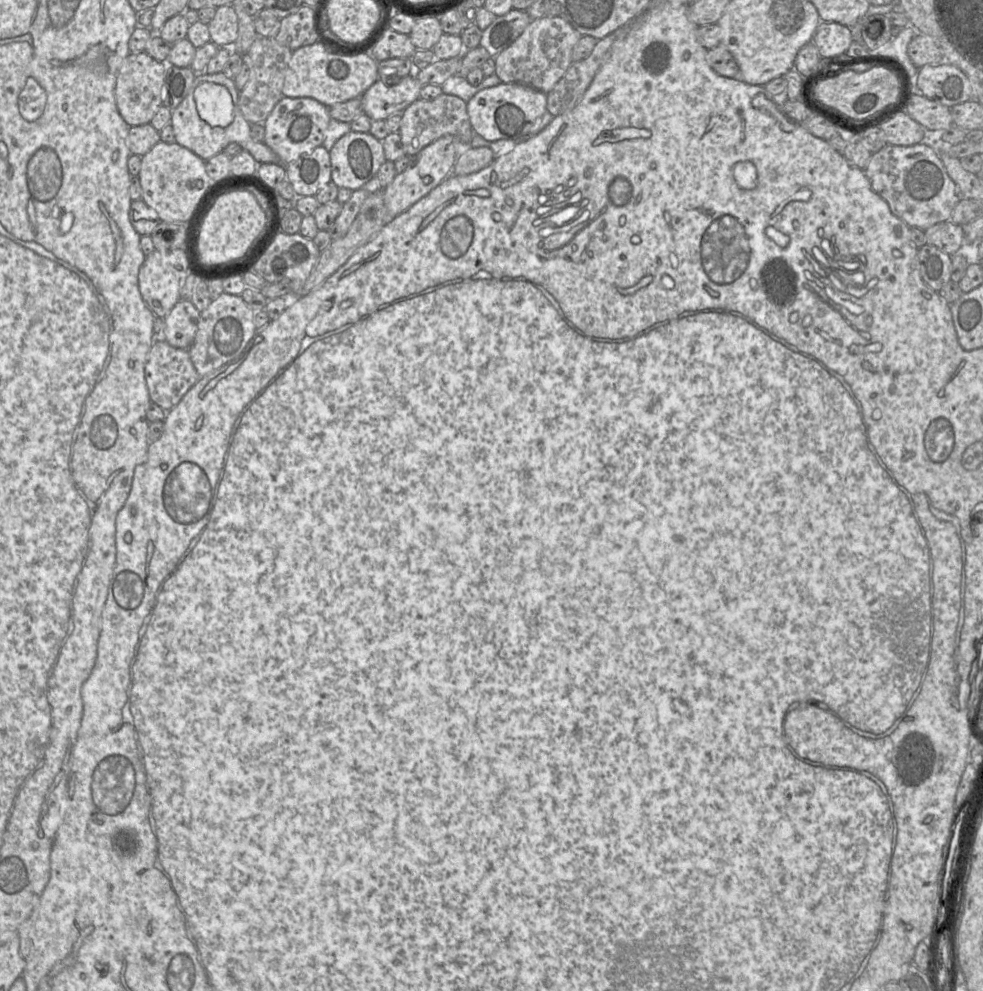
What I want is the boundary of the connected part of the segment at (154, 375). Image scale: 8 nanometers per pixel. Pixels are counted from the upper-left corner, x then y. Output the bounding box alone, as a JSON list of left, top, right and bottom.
[144,338,200,411]

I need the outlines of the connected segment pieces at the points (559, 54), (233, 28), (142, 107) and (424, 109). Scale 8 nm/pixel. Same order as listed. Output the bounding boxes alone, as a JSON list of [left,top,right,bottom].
[[495,16,581,93],[208,5,238,47],[115,52,168,126],[398,93,475,157]]

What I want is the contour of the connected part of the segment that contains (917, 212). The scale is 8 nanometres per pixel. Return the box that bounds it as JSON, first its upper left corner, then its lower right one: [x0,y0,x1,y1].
[863,139,962,231]

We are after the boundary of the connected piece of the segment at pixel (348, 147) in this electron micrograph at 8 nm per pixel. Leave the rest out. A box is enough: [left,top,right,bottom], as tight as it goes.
[329,131,386,188]

